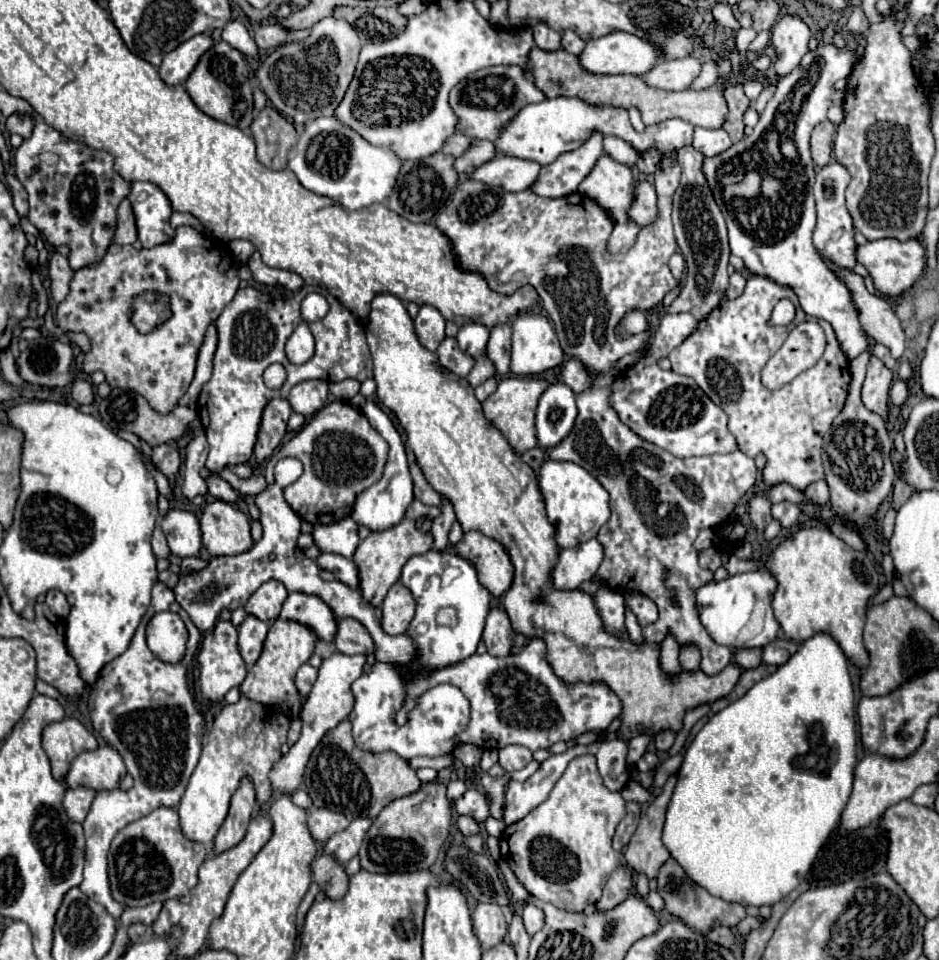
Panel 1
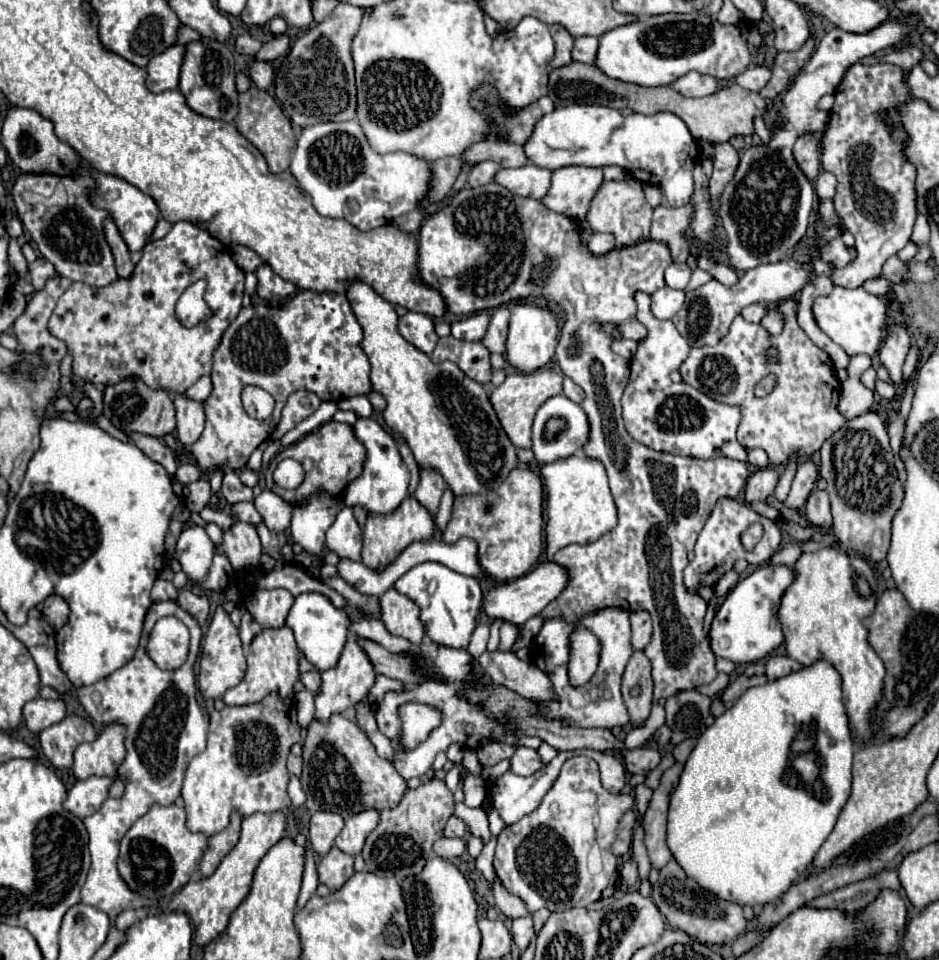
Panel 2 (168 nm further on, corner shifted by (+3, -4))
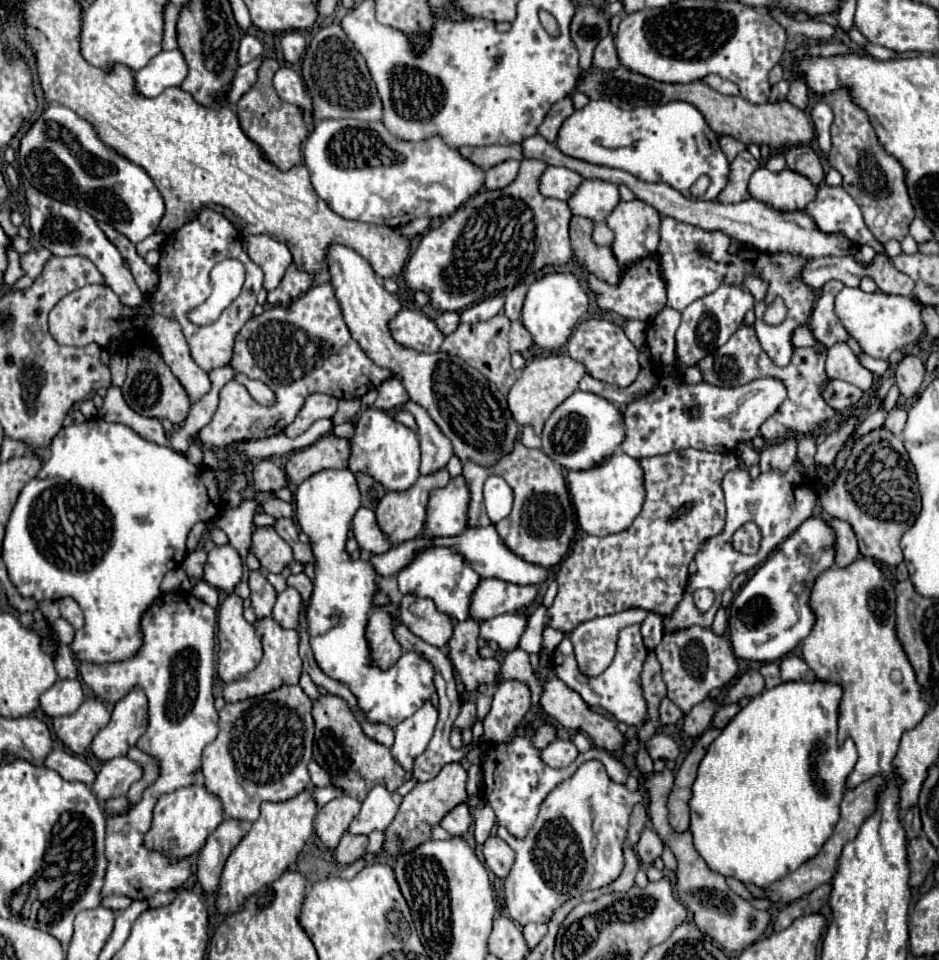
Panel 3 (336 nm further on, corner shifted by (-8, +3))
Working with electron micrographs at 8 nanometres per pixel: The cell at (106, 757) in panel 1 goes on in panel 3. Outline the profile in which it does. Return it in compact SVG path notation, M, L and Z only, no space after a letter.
M134 686L112 710L112 720L92 740L92 752L100 760L126 756L128 748L146 732L148 704L140 686Z

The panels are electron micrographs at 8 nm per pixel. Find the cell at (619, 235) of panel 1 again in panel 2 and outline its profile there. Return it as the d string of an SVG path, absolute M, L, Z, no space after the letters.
M593 233L587 245L595 255L605 255L607 251L615 249L615 237L611 233Z

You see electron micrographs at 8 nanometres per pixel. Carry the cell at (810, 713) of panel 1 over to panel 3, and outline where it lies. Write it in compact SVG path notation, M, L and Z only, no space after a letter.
M784 682L772 690L764 690L760 696L752 698L738 714L736 718L722 730L722 734L710 744L708 754L704 756L704 760L700 762L698 768L698 778L692 786L692 798L690 798L690 814L692 814L692 822L690 822L690 830L694 836L694 846L698 850L698 854L706 860L706 864L720 872L722 876L732 876L744 884L754 884L758 888L766 888L772 882L780 880L782 876L794 872L794 868L802 866L806 860L810 860L810 856L816 856L822 848L822 844L830 838L830 832L834 830L834 824L838 822L838 806L840 800L844 796L844 784L846 784L846 776L852 772L858 754L856 754L856 746L852 740L844 742L844 748L838 746L836 742L836 732L838 732L838 704L842 698L842 688L838 684L830 684L830 682Z

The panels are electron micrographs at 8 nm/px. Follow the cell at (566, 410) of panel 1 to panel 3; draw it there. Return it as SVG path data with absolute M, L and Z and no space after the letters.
M576 390L548 418L542 430L542 450L552 462L566 470L590 470L604 464L624 438L626 426L620 408L602 396Z

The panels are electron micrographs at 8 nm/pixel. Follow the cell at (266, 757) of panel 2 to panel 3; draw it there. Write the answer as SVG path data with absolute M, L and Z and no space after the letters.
M280 686L260 698L248 698L242 702L226 704L220 710L220 734L218 738L204 748L202 756L202 774L206 788L220 796L224 812L236 820L254 822L260 814L260 802L282 802L310 784L308 764L312 760L312 742L314 742L314 720L310 714L312 700L302 692L300 686Z

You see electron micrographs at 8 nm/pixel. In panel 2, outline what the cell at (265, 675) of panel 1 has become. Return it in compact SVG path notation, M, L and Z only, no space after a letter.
M289 627L279 629L263 629L251 643L247 651L247 673L243 681L223 695L225 705L251 705L259 703L271 693L279 693L285 703L293 701L293 685L299 679L299 659L303 657L301 649L295 643L293 631Z

